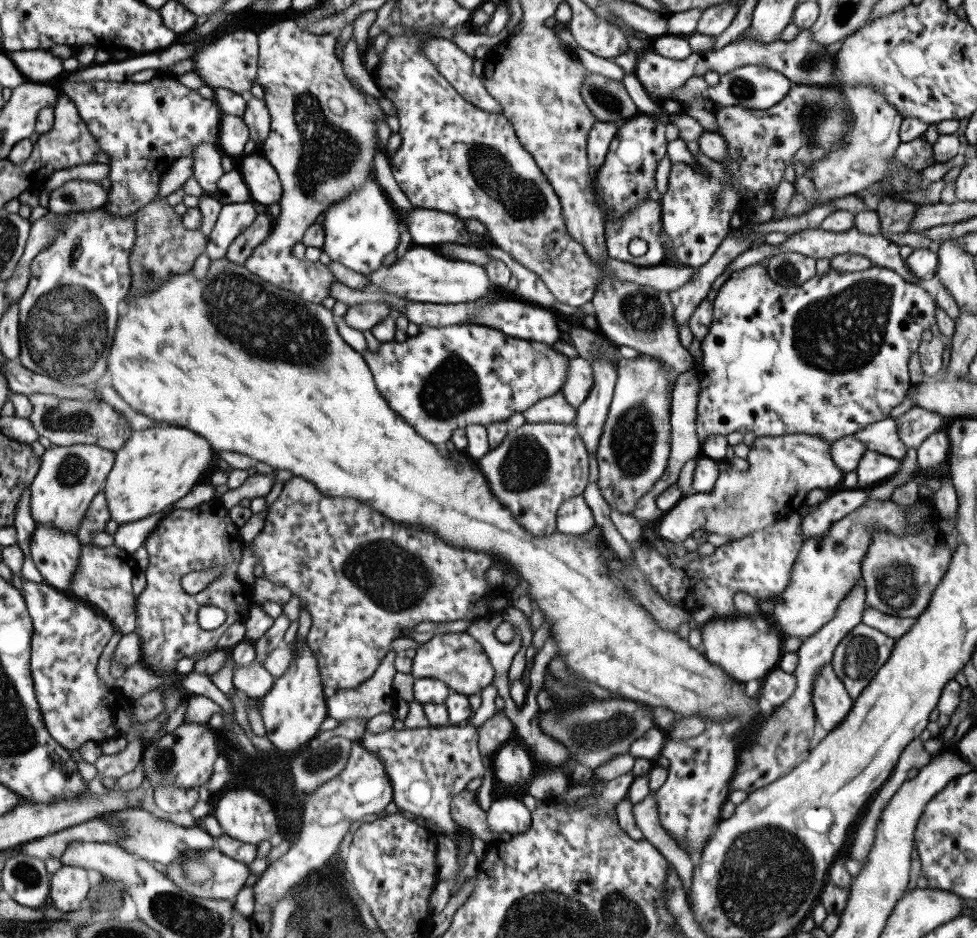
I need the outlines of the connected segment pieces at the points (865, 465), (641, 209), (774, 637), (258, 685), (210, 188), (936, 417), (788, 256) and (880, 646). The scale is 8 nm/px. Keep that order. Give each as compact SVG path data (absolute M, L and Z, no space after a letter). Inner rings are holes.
M867 449L855 468L857 488L866 489L875 483L886 481L899 470L900 460Z
M643 199L633 212L629 211L627 215L623 215L621 219L609 219L604 224L604 242L607 250L607 256L613 260L620 260L621 262L629 262L633 266L639 267L652 267L662 264L667 256L667 250L665 249L662 240L662 224L660 219L660 204L657 201L651 199ZM633 238L641 238L643 242L647 244L647 251L638 257L633 257L627 250L627 244L629 240Z
M759 615L745 618L710 618L700 626L703 654L711 664L719 666L733 682L744 684L749 680L762 680L782 655L783 639L773 626Z
M256 661L246 665L234 664L231 668L232 686L245 693L248 698L259 698L271 687L272 676Z
M199 144L190 154L193 160L193 174L205 194L215 191L215 183L223 174L220 159L223 154L218 152L216 144Z
M921 407L909 408L899 418L895 418L897 435L901 442L905 443L905 448L916 449L926 436L944 430L953 419L955 418L943 417L939 413Z
M783 251L769 258L766 271L775 284L797 287L815 275L815 259L795 251Z
M862 622L839 640L830 660L831 668L853 702L865 685L875 676L877 669L889 658L893 645L895 645L893 639L864 626Z

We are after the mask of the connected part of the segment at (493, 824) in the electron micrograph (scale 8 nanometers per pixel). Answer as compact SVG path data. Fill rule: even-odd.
M501 796L490 804L486 814L486 823L493 838L498 841L501 832L515 835L529 829L531 814L516 796Z

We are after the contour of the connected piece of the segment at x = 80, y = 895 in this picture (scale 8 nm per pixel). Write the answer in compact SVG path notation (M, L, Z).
M61 865L49 874L48 905L59 911L77 911L89 893L89 873L86 869Z

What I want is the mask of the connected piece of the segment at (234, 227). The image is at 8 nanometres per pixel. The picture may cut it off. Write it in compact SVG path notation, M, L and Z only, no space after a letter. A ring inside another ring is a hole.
M252 201L224 204L217 215L215 226L206 238L206 255L210 261L224 256L231 241L255 219Z

